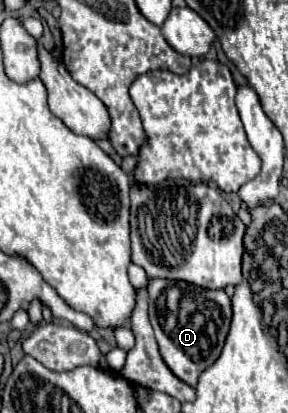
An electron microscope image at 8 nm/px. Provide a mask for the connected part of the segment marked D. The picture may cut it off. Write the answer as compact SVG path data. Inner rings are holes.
M163 278L149 280L147 290L149 320L153 324L161 356L177 378L181 378L189 386L195 386L199 374L219 358L225 346L233 316L231 298L225 294L225 290L205 290L189 282L175 282ZM171 312L175 312L175 318L171 318Z

